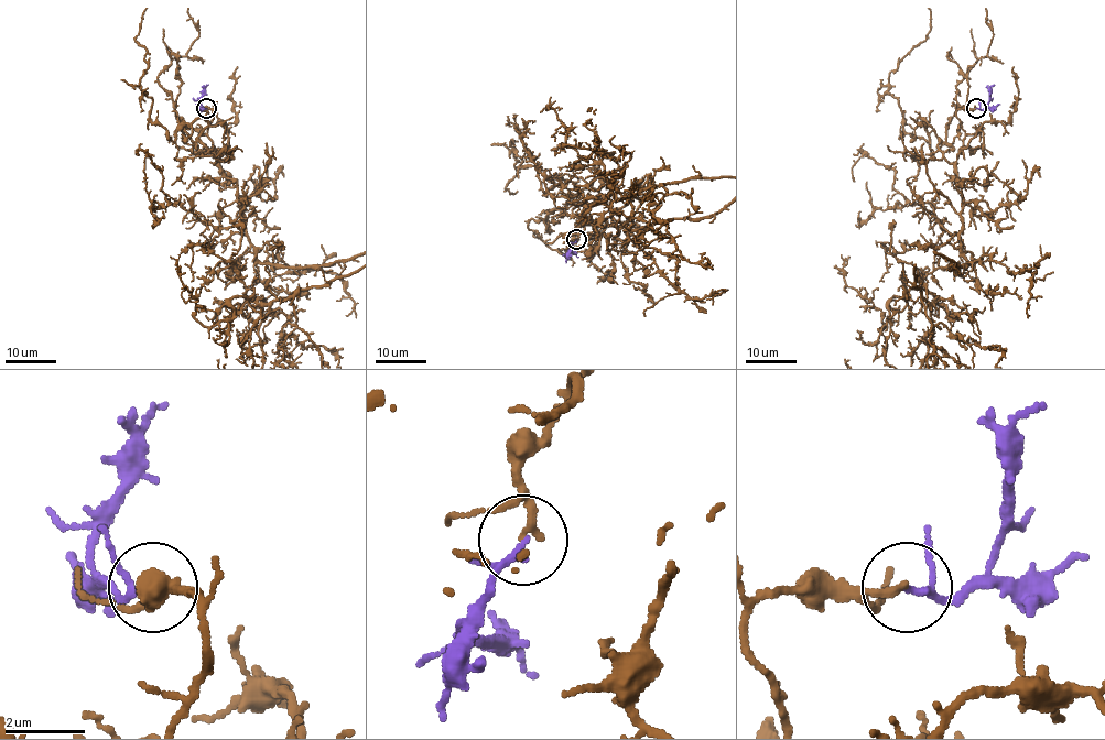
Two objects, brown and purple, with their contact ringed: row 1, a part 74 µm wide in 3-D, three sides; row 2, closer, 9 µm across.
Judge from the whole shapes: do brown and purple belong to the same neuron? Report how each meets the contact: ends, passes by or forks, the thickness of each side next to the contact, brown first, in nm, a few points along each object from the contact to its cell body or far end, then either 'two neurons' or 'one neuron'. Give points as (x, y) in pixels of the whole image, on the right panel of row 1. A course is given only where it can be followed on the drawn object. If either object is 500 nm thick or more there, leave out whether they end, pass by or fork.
brown ends; purple passes by; calibres 200 and 130 nm; course purple (976, 108), (983, 109), (986, 106), (989, 89), (994, 84); one neuron

